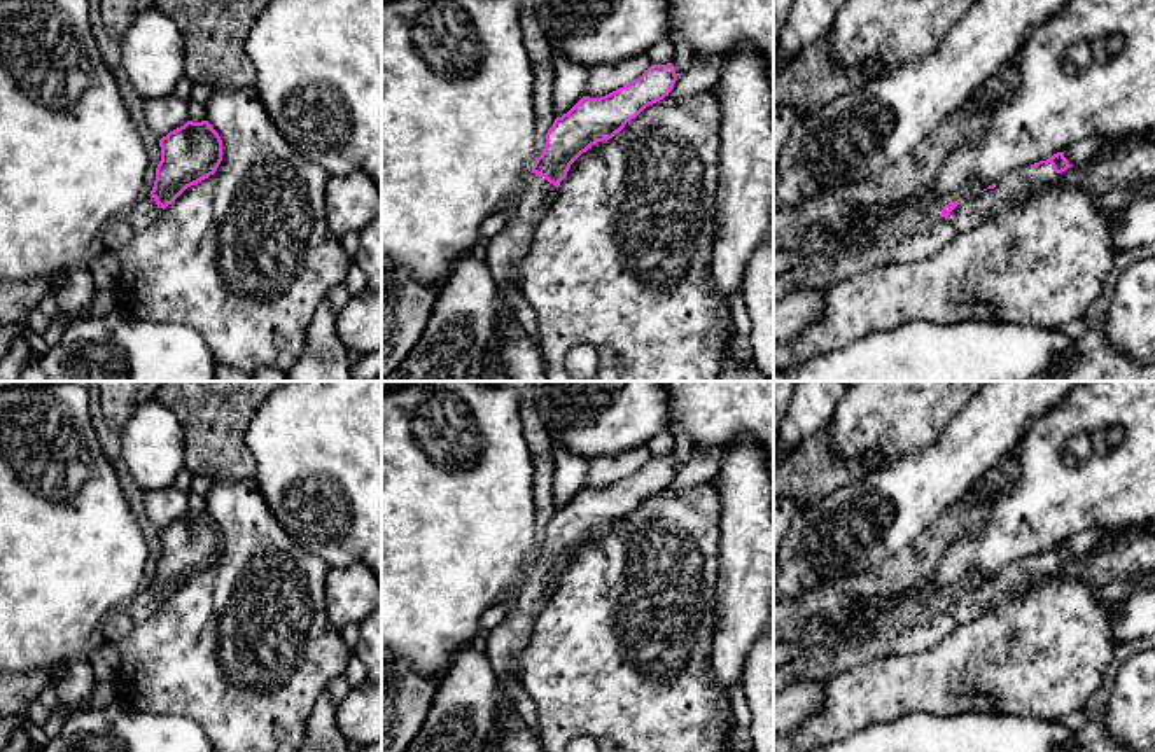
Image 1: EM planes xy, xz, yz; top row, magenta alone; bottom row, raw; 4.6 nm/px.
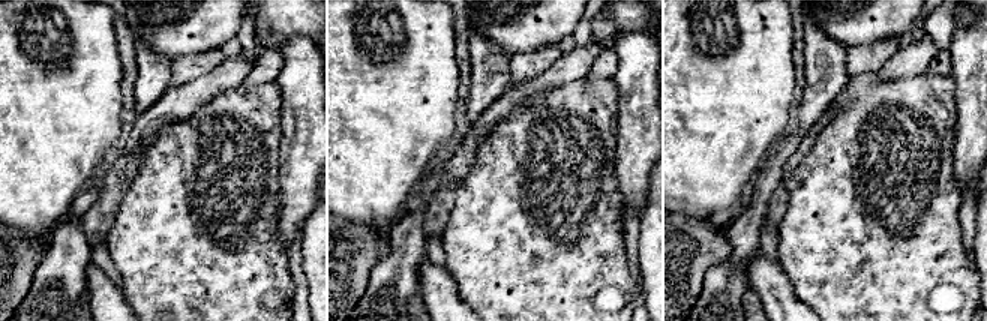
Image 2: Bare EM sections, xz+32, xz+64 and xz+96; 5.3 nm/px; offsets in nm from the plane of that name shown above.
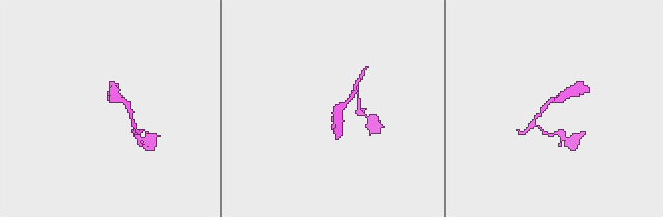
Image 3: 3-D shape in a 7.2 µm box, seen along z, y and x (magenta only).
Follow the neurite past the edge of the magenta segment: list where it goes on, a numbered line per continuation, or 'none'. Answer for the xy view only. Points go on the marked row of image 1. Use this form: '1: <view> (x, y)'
1: xy (144, 212)

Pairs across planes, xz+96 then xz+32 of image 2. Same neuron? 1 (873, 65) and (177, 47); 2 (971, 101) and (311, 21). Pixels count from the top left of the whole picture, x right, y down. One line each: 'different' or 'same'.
1: different
2: different

